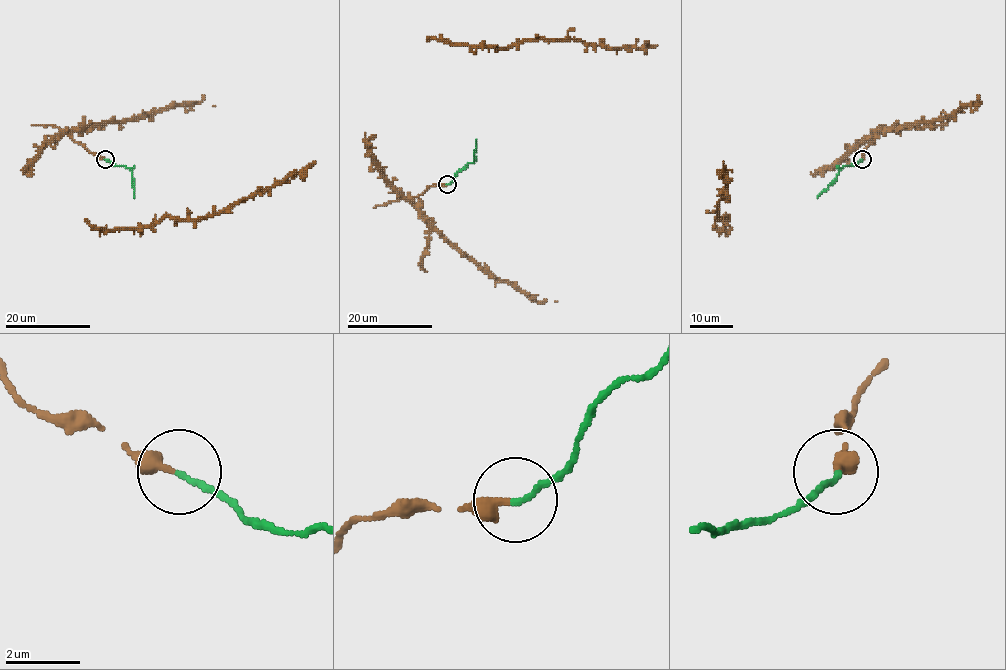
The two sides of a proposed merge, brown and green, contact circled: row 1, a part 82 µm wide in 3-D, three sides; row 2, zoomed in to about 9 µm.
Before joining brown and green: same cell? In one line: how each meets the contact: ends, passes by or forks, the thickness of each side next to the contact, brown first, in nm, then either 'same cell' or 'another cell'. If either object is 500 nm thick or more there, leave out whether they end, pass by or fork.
brown ends; green ends; calibres 400 and 140 nm; same cell

